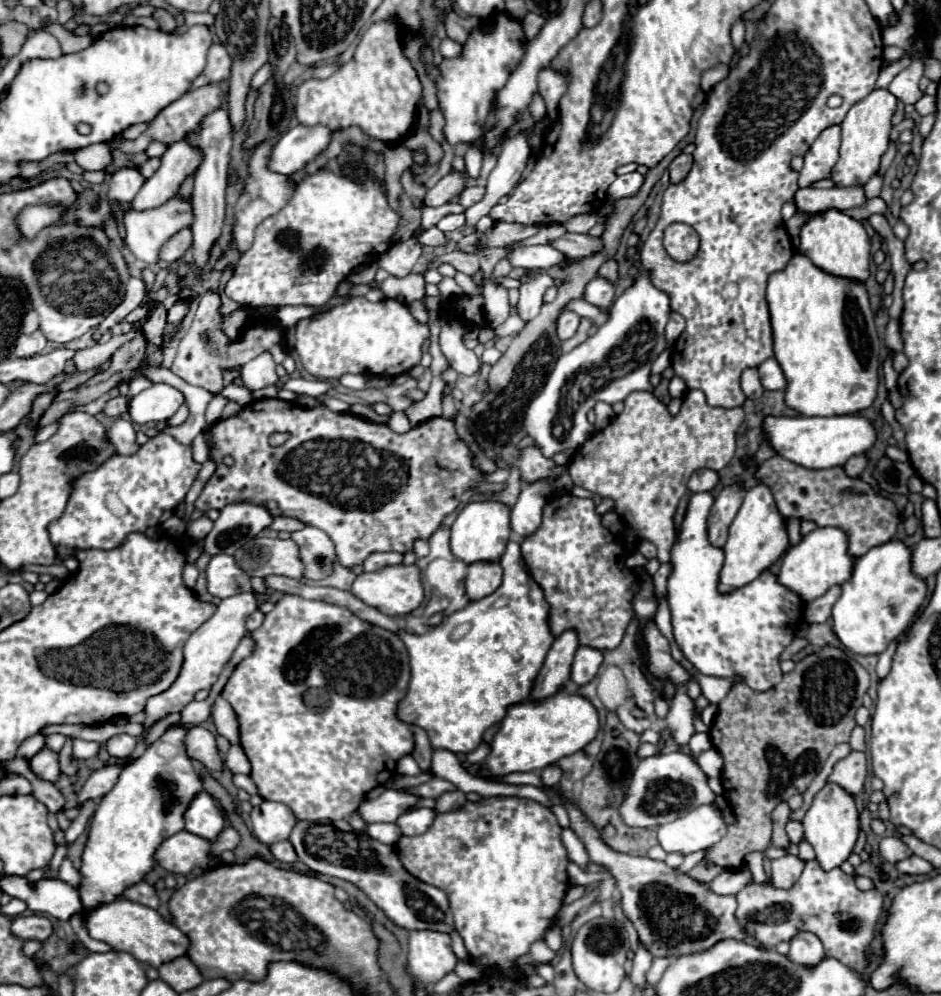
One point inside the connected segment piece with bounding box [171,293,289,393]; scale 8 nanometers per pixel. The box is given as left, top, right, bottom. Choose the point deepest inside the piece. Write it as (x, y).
(199, 361)

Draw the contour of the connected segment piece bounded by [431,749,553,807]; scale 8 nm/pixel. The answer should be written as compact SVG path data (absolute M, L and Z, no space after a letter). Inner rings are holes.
M435 749L433 751L433 761L431 761L433 773L437 777L443 777L447 781L451 781L453 785L457 785L463 793L479 793L481 797L507 797L507 795L515 795L515 797L525 797L525 799L533 799L539 801L541 805L549 807L553 801L551 797L539 789L539 787L529 787L529 785L507 785L507 783L491 783L485 781L483 777L473 777L469 775L455 753L447 751L447 749Z

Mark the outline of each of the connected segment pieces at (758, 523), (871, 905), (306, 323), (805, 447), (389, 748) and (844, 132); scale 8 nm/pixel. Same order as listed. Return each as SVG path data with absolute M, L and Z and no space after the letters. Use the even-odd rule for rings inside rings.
M759 483L757 487L749 489L737 517L733 519L729 527L729 539L723 547L725 551L725 565L721 571L721 591L733 591L735 587L743 587L757 579L765 569L769 569L779 555L787 549L789 537L787 537L787 527L785 527L785 517L779 513L773 493L767 485Z
M813 859L805 863L799 881L791 889L775 889L771 883L751 883L737 893L737 901L737 921L769 949L781 941L791 941L799 931L811 931L821 939L825 957L835 957L859 973L869 965L867 949L875 937L879 915L883 913L883 895L879 905L877 889L859 891L855 879L841 869L823 871Z
M351 297L345 303L333 307L321 319L301 319L295 325L295 351L303 363L303 367L319 377L319 379L339 379L345 373L375 373L395 377L401 375L421 361L421 347L429 339L429 325L419 323L409 307L397 299L383 299L379 303L371 303L365 297Z
M837 415L837 417L767 417L765 433L769 443L777 453L801 467L807 469L829 469L841 467L849 457L867 453L875 439L877 431L873 423L863 415Z
M283 595L283 599L275 603L275 609L265 615L263 625L251 633L251 637L255 639L255 653L237 665L237 669L229 677L227 685L223 687L221 695L223 695L223 699L227 699L231 703L233 711L239 719L241 747L253 767L251 777L259 787L259 795L267 801L285 803L287 807L291 807L291 811L295 813L295 817L299 821L307 819L307 821L323 823L323 821L347 819L359 807L359 801L363 801L371 789L385 785L395 775L397 761L403 755L409 755L415 745L409 725L403 725L403 721L399 721L399 717L395 713L397 703L405 697L407 685L409 685L409 657L407 657L407 649L405 649L403 641L395 633L359 619L345 607L331 605L325 601L309 601L299 595ZM309 687L319 695L319 697L311 695L311 703L305 701L305 693Z
M875 89L863 101L853 105L841 123L841 147L839 159L831 169L831 181L837 187L865 185L879 169L881 155L887 151L891 135L891 117L897 111L897 97L887 89Z

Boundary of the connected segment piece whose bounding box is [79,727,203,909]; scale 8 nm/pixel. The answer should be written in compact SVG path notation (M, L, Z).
M167 729L141 757L125 765L113 789L101 797L83 851L81 901L87 909L109 903L155 867L153 853L163 839L183 829L183 813L191 799L203 791L201 779L185 751L185 729Z

